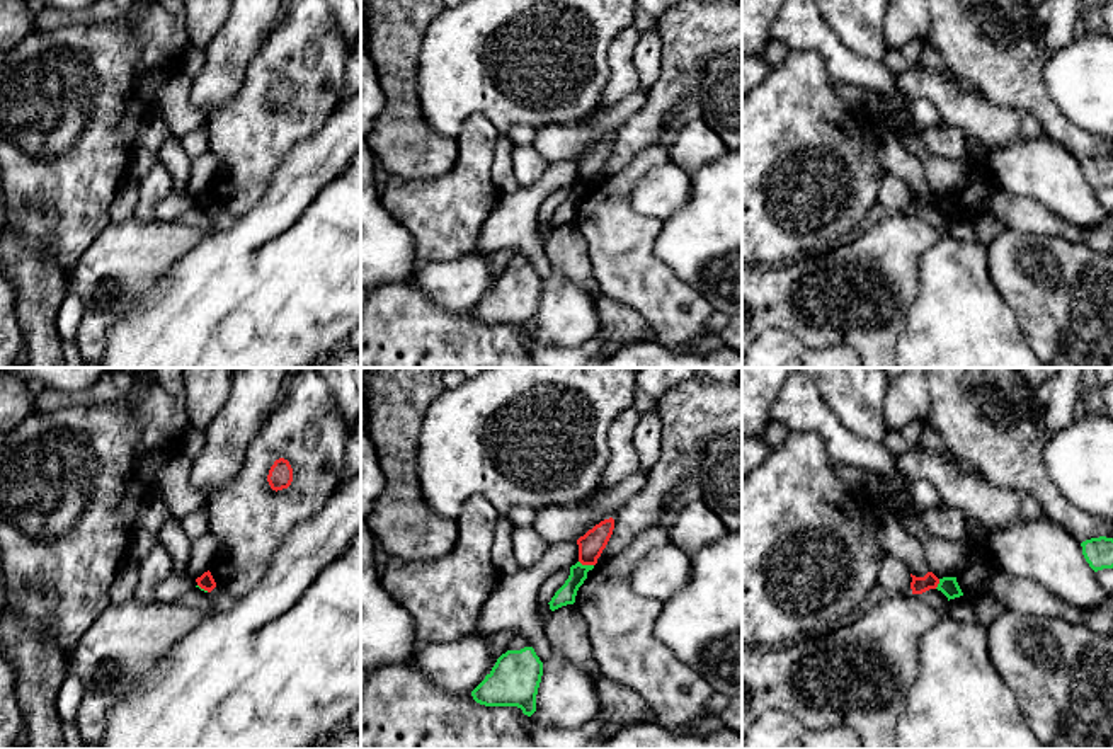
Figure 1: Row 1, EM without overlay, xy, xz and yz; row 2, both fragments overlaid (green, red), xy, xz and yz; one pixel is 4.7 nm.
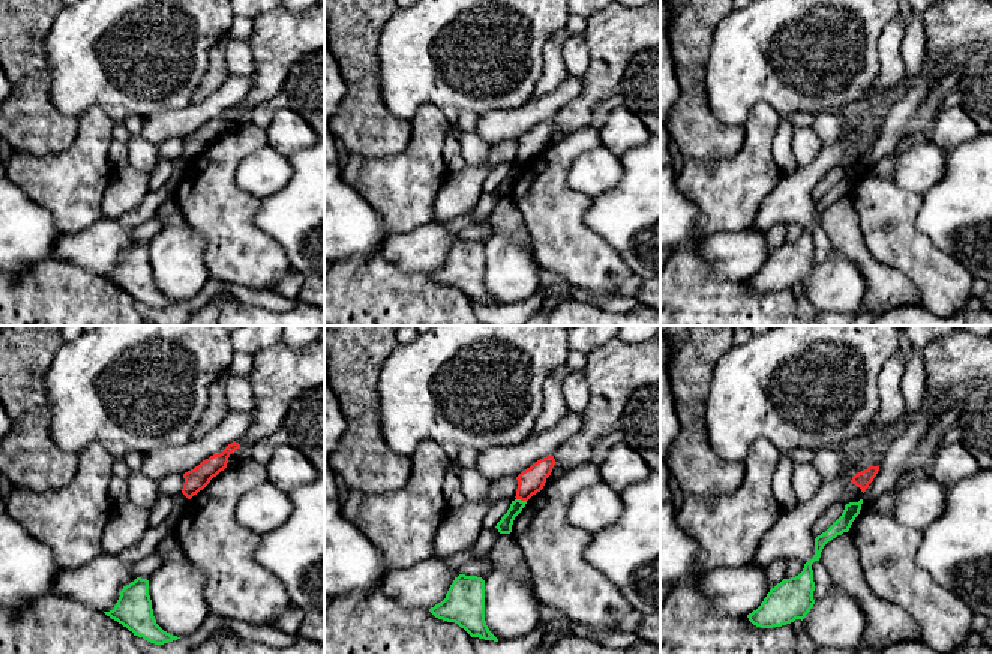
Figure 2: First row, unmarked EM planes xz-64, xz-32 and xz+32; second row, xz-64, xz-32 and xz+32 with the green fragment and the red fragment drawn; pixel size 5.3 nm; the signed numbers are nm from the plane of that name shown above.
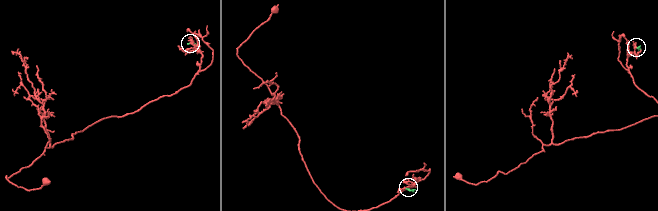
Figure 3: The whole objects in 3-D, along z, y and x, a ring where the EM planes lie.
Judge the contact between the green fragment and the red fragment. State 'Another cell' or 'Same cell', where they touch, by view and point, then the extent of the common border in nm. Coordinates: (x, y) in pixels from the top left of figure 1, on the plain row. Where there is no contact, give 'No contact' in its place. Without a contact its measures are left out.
Another cell. Touches green at xz (586, 184). Shared border 80 nm

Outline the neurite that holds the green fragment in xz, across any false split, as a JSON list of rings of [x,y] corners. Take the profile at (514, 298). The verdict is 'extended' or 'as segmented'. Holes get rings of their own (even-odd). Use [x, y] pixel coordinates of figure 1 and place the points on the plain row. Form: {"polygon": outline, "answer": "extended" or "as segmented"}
{"polygon": [[[533,266],[502,272],[485,298],[471,310],[485,325],[517,325],[524,334],[536,330],[536,313],[543,294],[543,281]]], "answer": "as segmented"}

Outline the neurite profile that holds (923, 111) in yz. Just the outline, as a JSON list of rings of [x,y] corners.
[[[917,95],[910,99],[907,102],[907,111],[921,131],[945,124],[936,106],[928,97]]]

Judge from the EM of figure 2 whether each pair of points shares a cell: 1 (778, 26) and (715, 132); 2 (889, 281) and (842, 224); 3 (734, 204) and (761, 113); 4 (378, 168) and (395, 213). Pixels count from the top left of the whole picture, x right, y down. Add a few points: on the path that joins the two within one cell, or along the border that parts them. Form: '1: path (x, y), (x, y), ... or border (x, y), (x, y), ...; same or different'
1: border (706, 89), (709, 110), (719, 120), (742, 126); different
2: path (874, 269), (847, 239); same
3: path (743, 182), (752, 173), (760, 135); same
4: path (383, 179), (395, 191), (395, 203); same

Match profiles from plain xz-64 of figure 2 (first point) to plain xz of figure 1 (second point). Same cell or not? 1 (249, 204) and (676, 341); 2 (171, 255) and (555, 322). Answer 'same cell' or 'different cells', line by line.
1: same cell
2: same cell

